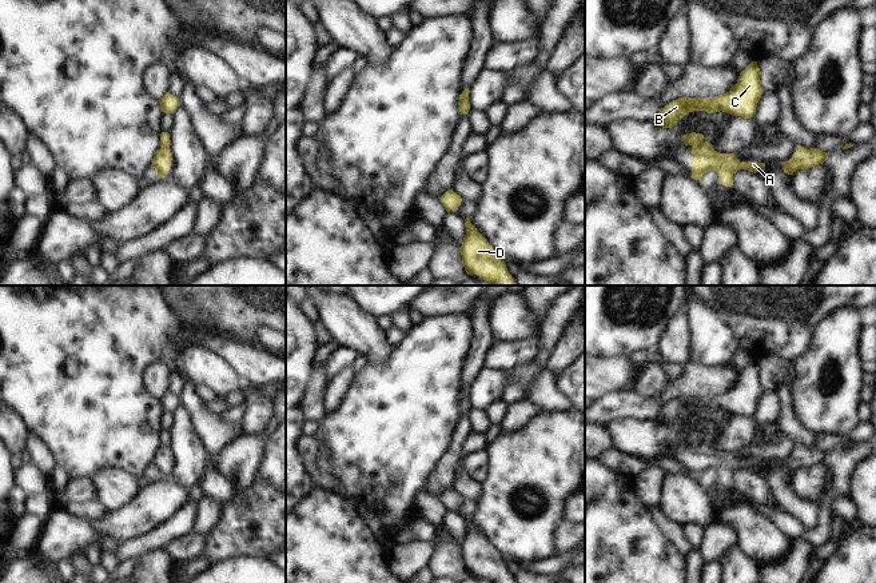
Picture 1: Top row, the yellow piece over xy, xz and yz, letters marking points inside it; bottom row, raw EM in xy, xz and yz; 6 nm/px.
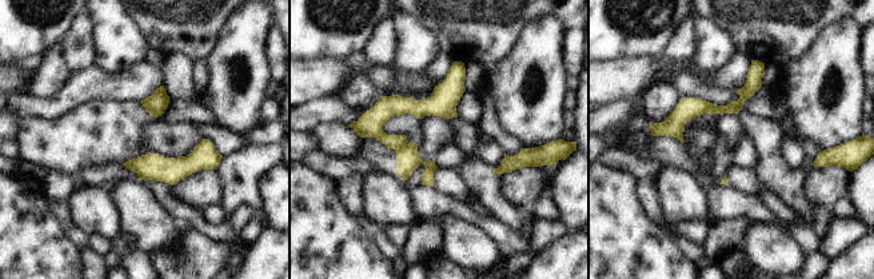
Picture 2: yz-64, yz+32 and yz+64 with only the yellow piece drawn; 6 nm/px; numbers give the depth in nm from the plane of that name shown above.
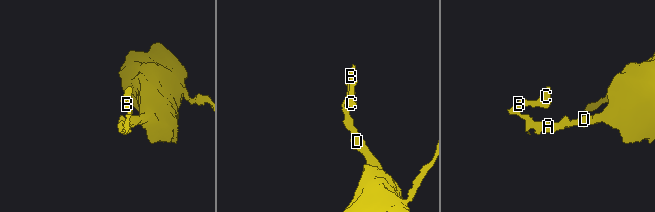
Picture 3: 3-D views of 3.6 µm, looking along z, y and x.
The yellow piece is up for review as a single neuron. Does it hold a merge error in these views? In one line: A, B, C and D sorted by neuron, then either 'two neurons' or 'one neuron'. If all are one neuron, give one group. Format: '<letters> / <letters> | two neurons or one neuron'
A D / B C | two neurons

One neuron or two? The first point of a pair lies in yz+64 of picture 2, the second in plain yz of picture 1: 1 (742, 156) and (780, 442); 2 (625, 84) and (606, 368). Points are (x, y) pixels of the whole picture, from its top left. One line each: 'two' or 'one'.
1: one
2: one

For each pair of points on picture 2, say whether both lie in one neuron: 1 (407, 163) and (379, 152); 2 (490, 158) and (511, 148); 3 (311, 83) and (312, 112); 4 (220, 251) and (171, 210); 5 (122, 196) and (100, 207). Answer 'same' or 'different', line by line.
1: same
2: different
3: different
4: different
5: different

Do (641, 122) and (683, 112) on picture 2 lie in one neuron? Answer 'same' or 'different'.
same

